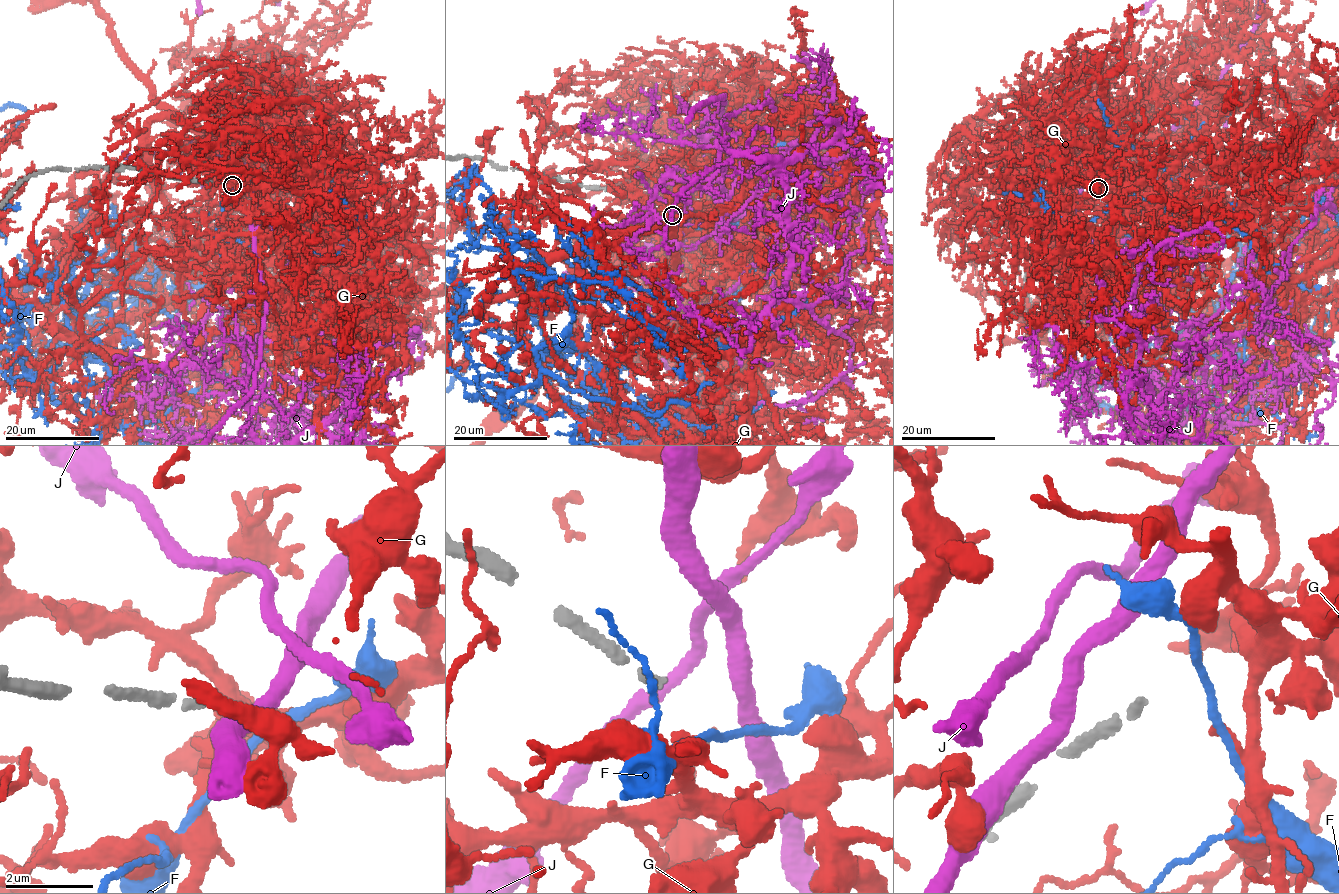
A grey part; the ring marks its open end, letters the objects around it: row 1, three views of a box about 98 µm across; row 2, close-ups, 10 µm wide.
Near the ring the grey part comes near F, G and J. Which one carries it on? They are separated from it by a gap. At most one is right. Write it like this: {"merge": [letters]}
{"merge": []}

